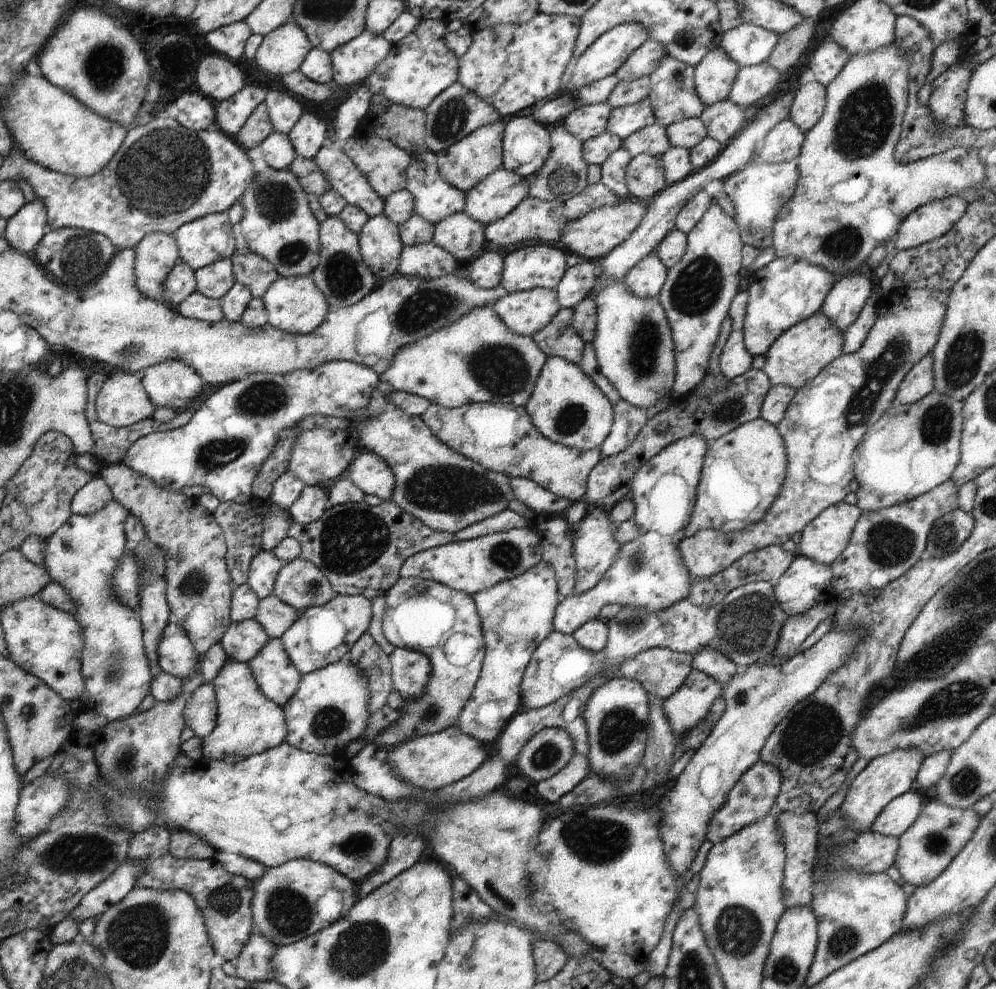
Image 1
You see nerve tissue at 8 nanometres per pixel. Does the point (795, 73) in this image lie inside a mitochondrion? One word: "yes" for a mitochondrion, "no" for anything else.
no

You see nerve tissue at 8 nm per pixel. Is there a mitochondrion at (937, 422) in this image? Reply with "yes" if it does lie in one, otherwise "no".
yes

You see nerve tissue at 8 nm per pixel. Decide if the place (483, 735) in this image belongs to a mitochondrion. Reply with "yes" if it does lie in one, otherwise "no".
no

